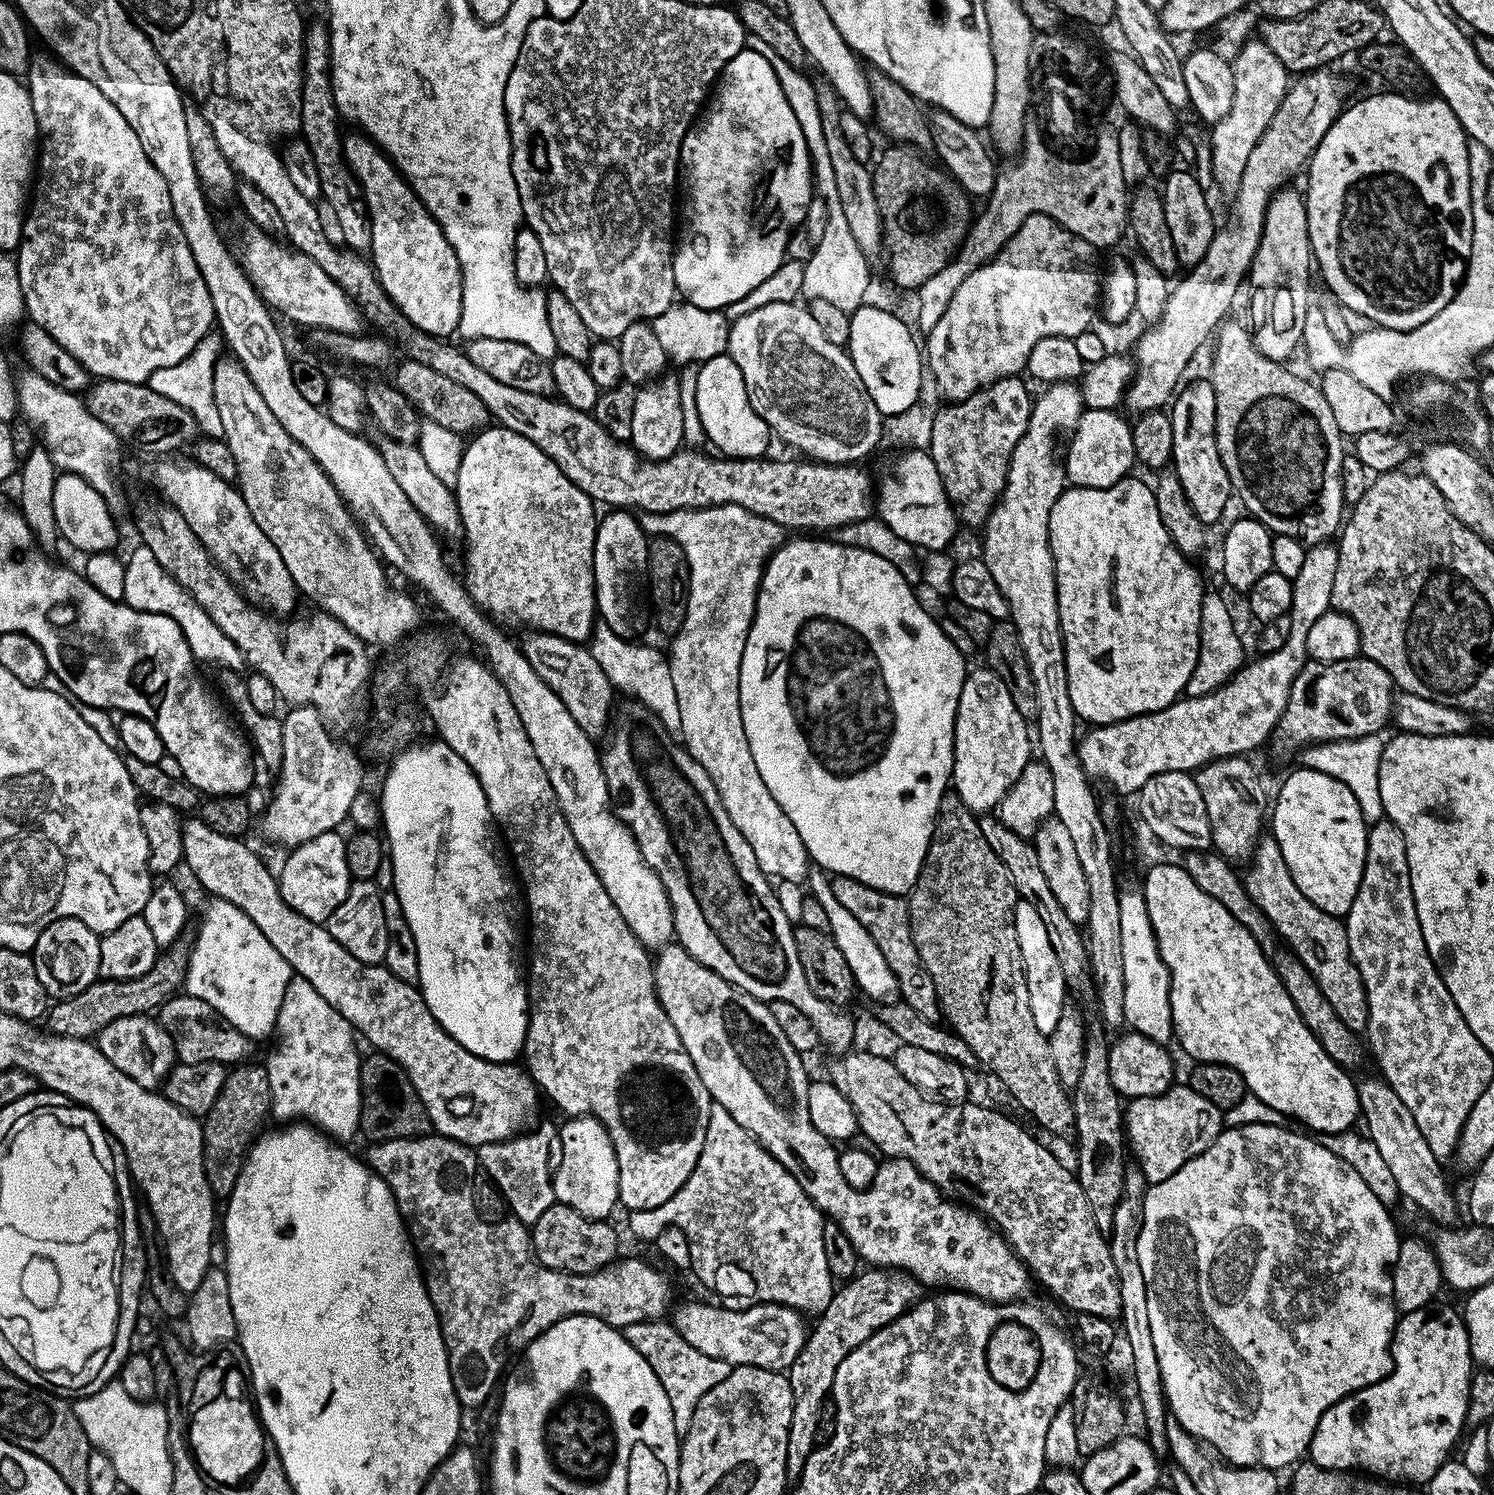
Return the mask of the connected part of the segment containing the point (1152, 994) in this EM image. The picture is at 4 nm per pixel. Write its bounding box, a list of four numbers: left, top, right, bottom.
[1119,891,1173,1045]

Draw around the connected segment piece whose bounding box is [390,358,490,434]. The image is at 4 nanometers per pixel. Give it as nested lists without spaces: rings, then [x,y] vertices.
[[[407,358],[393,370],[390,382],[402,394],[408,396],[408,401],[414,405],[425,419],[438,422],[438,426],[446,426],[446,430],[457,434],[475,434],[490,424],[488,407],[474,390],[466,390],[466,386],[454,382],[438,374],[438,370],[430,370],[430,366],[422,366],[422,362],[414,362]]]

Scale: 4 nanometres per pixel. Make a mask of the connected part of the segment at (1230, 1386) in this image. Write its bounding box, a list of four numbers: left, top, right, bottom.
[1138,1122,1402,1470]

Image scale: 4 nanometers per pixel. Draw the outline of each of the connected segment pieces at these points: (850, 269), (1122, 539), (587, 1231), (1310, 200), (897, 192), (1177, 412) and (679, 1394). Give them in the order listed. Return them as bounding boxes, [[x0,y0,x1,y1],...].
[[787,83,870,314],[1048,478,1206,726],[530,1204,618,1274],[1306,91,1472,332],[871,146,974,290],[1170,379,1234,526],[622,1319,733,1438]]

